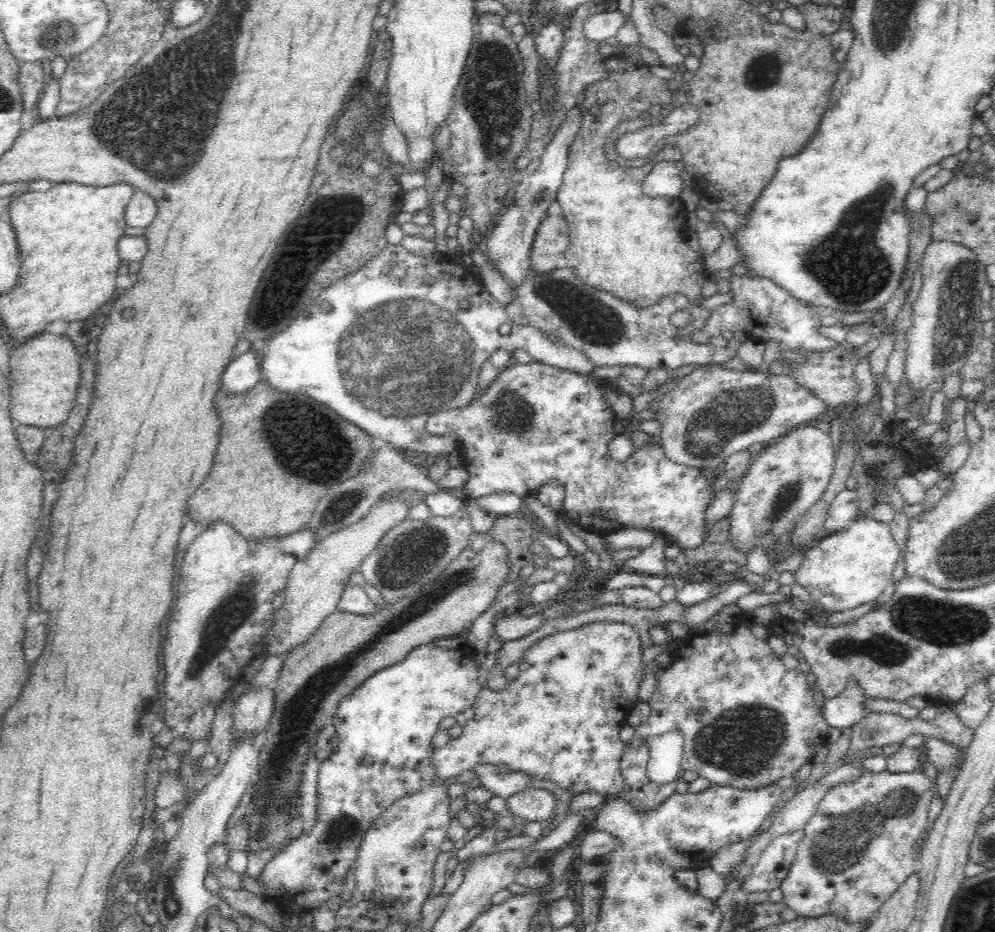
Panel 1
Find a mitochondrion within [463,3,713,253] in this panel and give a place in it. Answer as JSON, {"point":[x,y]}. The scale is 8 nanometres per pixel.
{"point":[485,91]}

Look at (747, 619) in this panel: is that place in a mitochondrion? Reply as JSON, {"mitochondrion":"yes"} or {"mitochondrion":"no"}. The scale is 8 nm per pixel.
{"mitochondrion":"no"}

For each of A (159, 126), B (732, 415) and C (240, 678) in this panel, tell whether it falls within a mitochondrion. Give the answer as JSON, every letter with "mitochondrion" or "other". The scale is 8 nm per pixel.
{"A":"mitochondrion","B":"mitochondrion","C":"other"}

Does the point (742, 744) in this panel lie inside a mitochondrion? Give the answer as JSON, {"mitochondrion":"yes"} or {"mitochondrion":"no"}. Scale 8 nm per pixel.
{"mitochondrion":"yes"}

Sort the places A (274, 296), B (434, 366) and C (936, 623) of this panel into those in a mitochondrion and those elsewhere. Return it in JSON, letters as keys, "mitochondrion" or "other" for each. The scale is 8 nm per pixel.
{"A":"mitochondrion","B":"mitochondrion","C":"mitochondrion"}

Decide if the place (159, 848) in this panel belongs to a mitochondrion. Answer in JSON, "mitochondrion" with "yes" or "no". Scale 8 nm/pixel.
{"mitochondrion":"no"}

